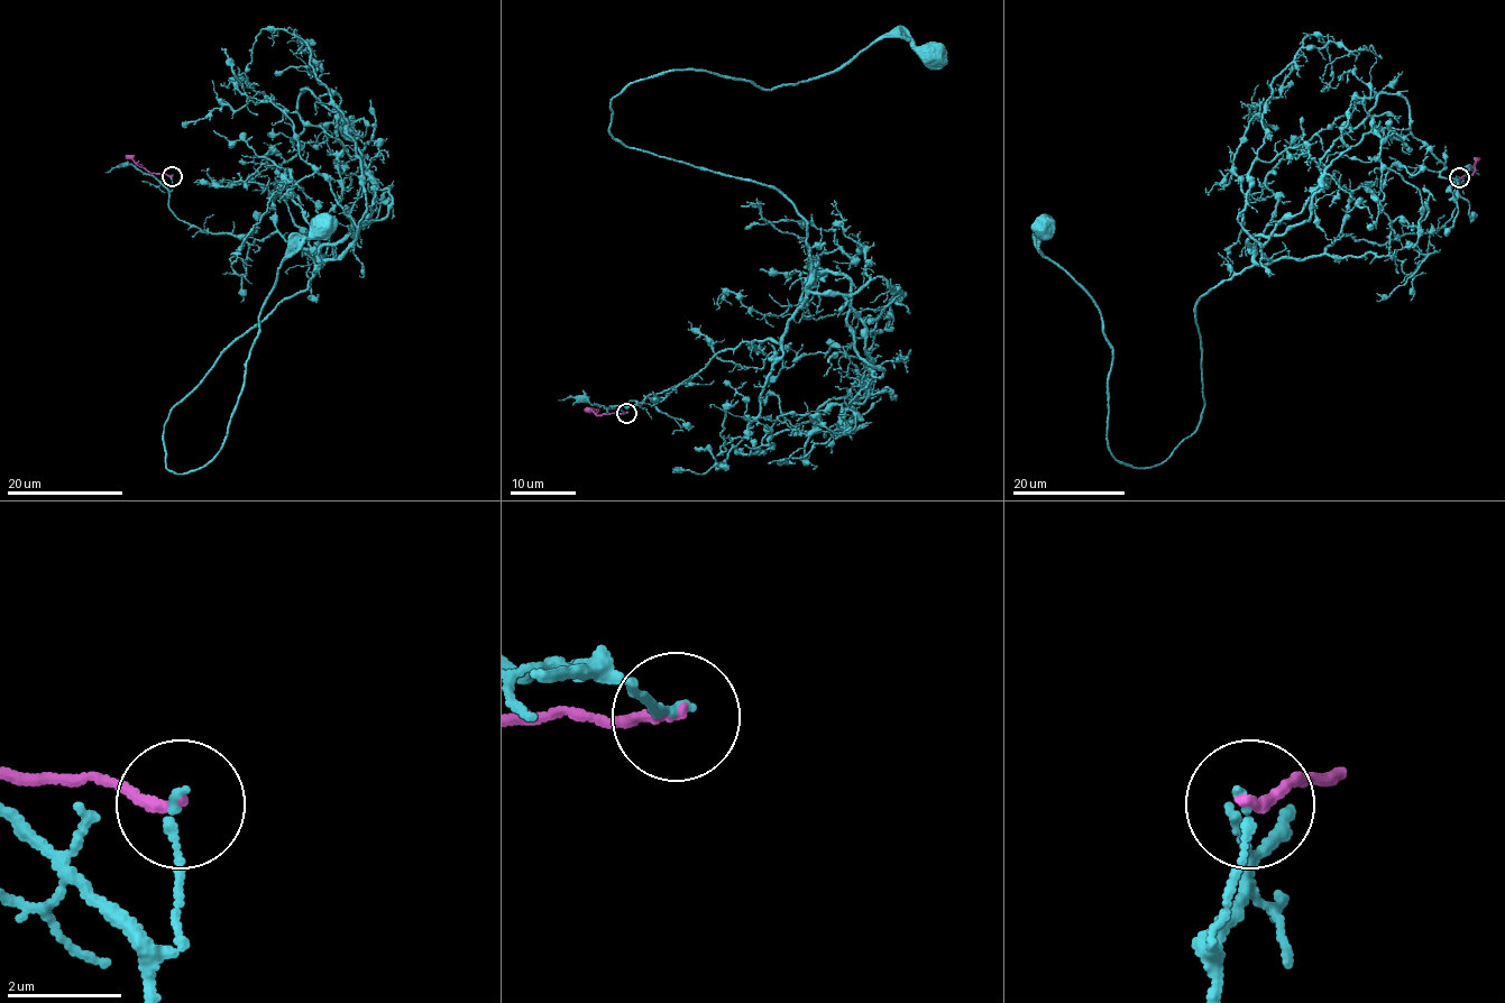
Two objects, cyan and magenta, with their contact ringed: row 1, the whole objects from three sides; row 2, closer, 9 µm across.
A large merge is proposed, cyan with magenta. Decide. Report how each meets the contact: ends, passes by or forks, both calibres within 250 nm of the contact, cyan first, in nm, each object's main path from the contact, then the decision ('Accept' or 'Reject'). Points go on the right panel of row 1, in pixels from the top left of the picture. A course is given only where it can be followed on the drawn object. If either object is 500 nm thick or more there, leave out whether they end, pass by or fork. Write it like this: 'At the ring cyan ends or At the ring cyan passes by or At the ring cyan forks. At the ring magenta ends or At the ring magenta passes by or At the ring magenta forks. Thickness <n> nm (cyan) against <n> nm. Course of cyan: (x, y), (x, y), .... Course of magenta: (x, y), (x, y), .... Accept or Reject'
At the ring cyan ends. At the ring magenta ends. Thickness 150 nm (cyan) against 190 nm. Course of cyan: (1460, 177), (1433, 232), (1339, 232), (1201, 294), (1199, 425), (1146, 468), (1108, 444), (1112, 349), (1044, 231). Course of magenta: (1460, 177), (1474, 173), (1478, 157). Reject

